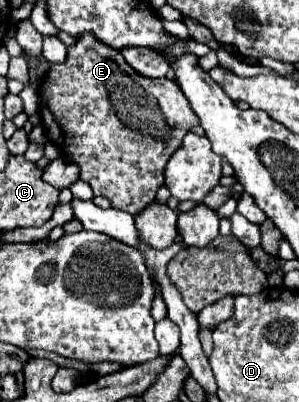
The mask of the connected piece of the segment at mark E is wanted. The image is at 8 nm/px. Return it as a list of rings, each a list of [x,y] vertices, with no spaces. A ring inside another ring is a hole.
[[[89,33],[83,35],[81,39],[77,39],[77,43],[67,49],[67,59],[65,59],[63,63],[51,65],[49,73],[45,75],[45,79],[43,79],[43,83],[41,83],[39,97],[41,97],[39,115],[41,115],[43,127],[45,127],[47,139],[49,139],[55,147],[59,147],[61,153],[63,153],[67,159],[75,161],[75,163],[81,167],[81,179],[91,185],[91,189],[93,189],[95,195],[107,197],[107,199],[113,203],[113,207],[117,207],[117,209],[121,209],[121,211],[127,211],[127,213],[131,213],[131,215],[137,215],[137,211],[141,211],[141,207],[149,205],[149,203],[155,199],[157,189],[163,185],[163,179],[165,179],[163,173],[165,173],[165,165],[167,165],[169,157],[171,157],[173,151],[181,145],[181,139],[185,137],[185,133],[189,133],[189,129],[199,123],[199,121],[197,121],[197,115],[195,115],[193,109],[189,107],[189,101],[185,99],[183,91],[179,89],[179,85],[177,85],[175,81],[169,81],[169,79],[165,79],[165,77],[161,77],[161,79],[147,79],[147,77],[137,75],[137,73],[127,65],[127,61],[123,59],[121,53],[117,53],[115,49],[111,49],[111,47],[107,47],[105,43],[97,41],[97,39],[95,39],[93,35],[89,35]]]

